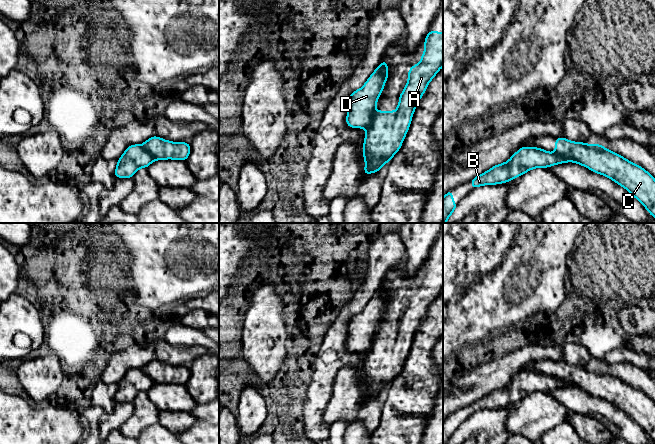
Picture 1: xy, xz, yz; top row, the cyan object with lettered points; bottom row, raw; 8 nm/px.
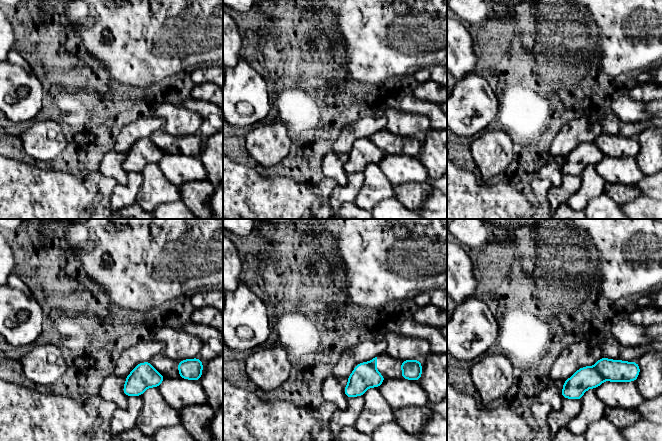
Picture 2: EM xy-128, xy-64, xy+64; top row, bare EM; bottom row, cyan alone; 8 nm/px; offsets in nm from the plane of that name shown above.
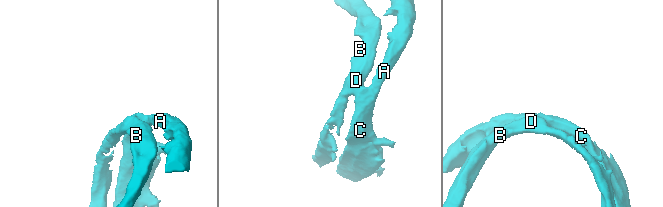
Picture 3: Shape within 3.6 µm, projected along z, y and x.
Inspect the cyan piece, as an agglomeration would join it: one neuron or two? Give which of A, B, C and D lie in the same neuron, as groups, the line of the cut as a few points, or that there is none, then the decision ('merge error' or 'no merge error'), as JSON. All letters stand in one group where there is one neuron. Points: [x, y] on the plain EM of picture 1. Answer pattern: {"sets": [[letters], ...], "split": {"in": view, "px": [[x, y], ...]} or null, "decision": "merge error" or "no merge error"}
{"sets": [["A", "C"], ["B", "D"]], "split": {"in": "xz", "px": [[375, 334], [372, 338], [371, 346], [365, 352]]}, "decision": "merge error"}

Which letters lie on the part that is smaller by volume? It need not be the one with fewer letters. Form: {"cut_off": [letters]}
{"cut_off": ["A", "C"]}

